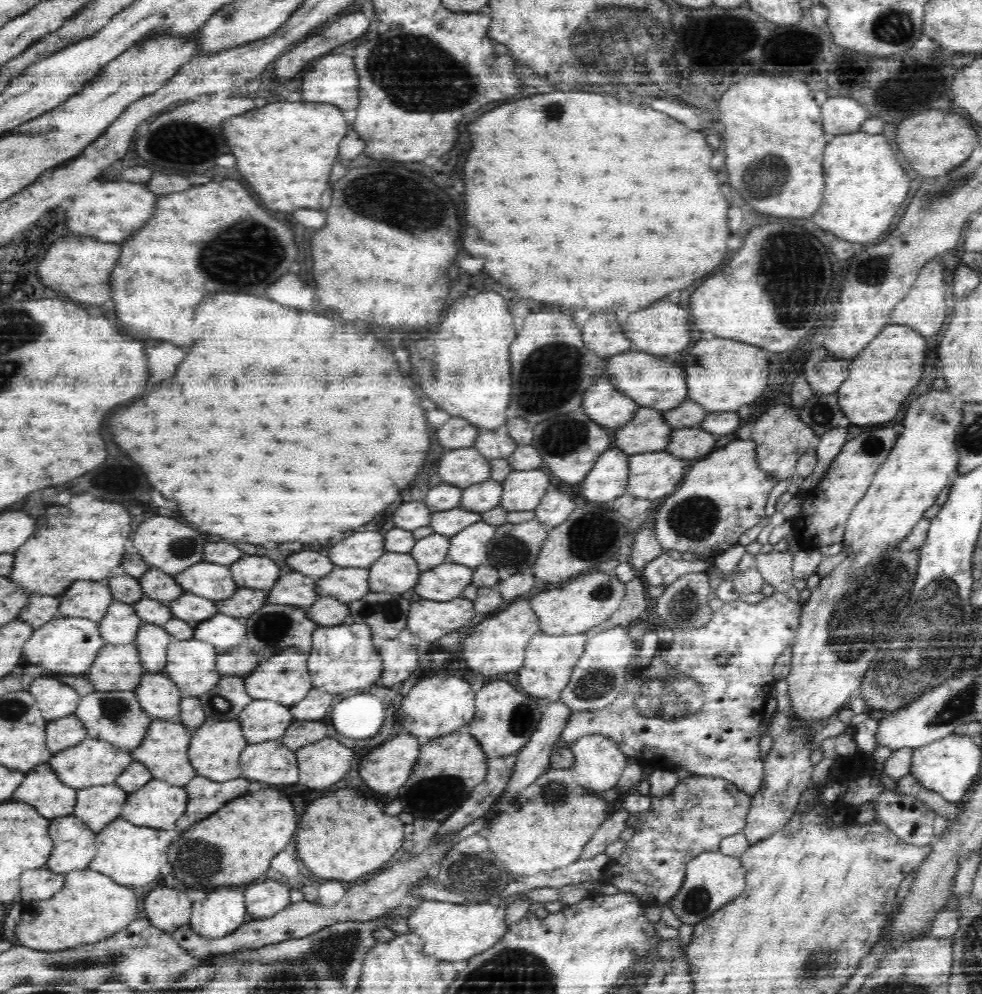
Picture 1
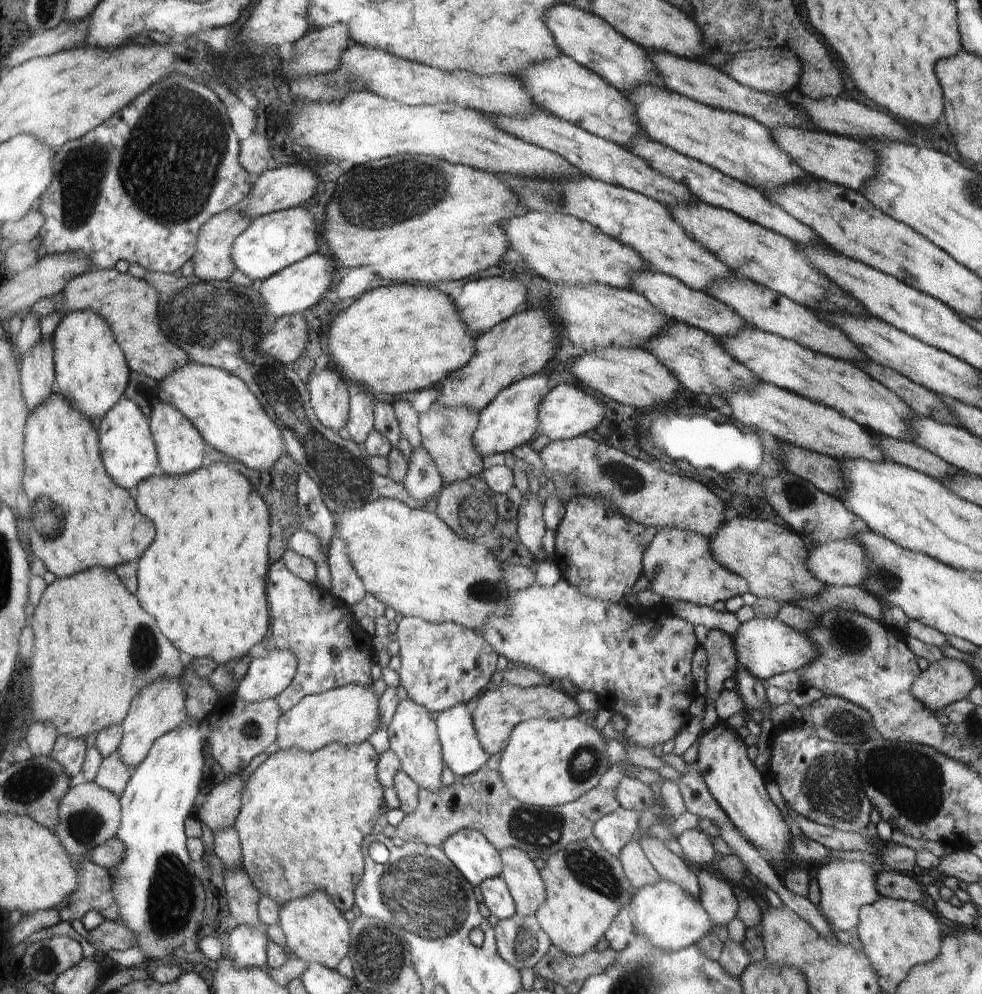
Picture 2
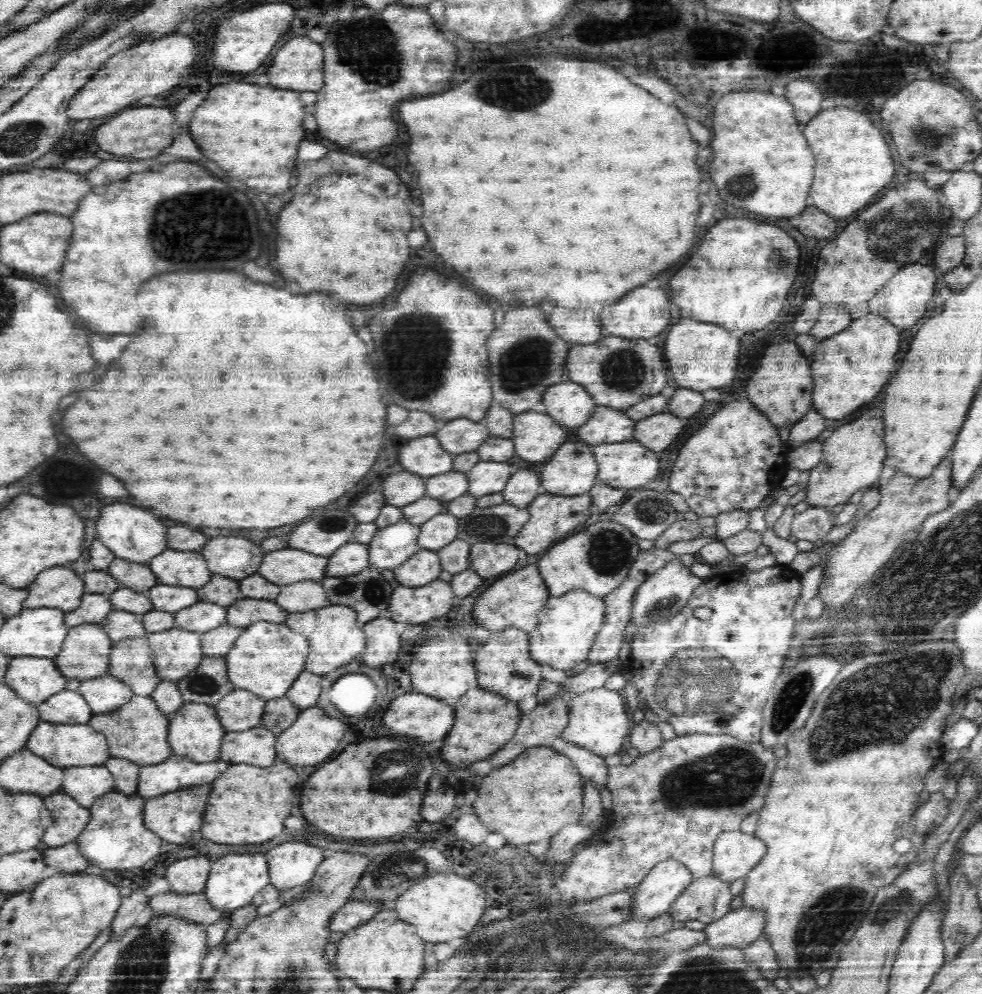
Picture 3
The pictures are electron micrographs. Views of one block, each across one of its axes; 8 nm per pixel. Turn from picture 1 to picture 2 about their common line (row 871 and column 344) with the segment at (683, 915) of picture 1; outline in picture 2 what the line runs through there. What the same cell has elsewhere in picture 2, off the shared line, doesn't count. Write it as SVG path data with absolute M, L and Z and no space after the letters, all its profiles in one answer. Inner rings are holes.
M358 684L344 685L320 694L306 695L300 703L289 708L280 716L278 726L276 726L278 728L276 744L282 750L298 746L298 748L312 753L320 751L323 746L333 742L341 742L345 745L364 743L373 736L374 732L378 732L382 728L380 700L381 696L376 695L373 686L358 686Z

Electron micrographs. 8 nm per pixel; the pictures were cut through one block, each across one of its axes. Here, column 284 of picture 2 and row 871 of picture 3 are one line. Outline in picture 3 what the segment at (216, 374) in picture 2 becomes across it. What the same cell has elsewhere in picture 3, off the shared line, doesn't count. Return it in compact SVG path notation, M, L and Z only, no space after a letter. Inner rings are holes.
M438 871L413 883L400 894L393 908L397 917L415 926L416 934L426 942L451 942L471 934L486 910L484 890L471 878L454 871Z

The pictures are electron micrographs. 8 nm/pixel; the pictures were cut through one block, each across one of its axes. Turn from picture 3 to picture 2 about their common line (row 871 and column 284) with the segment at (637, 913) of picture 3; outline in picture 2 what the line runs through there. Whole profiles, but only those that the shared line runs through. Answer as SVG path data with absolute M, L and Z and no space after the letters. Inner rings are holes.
M274 648L266 657L252 659L236 695L242 702L275 698L292 684L296 666L298 660L290 650Z

